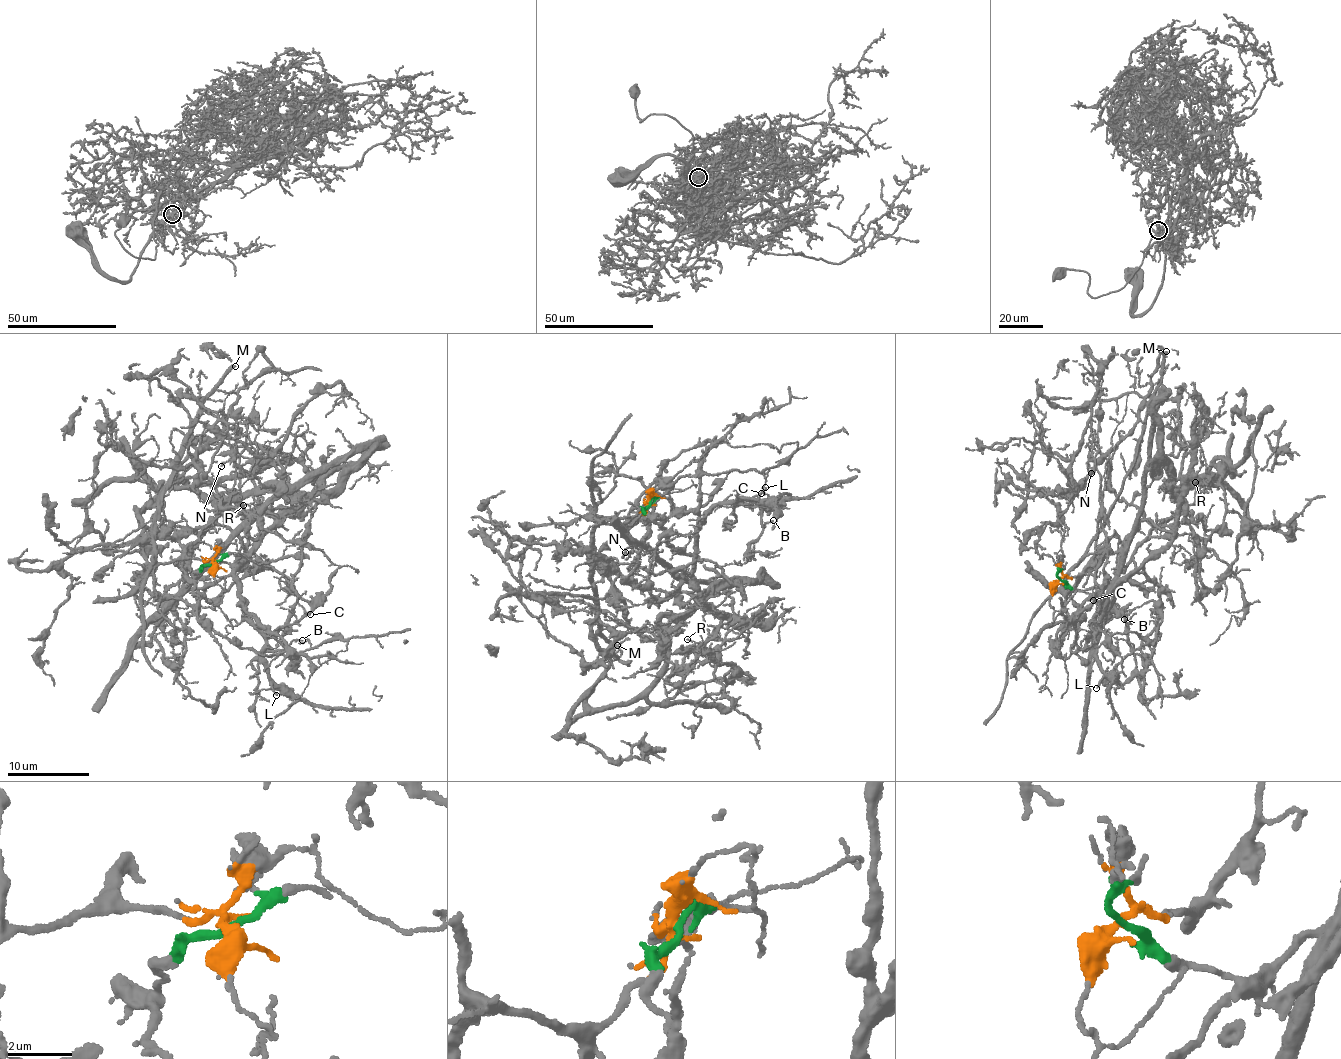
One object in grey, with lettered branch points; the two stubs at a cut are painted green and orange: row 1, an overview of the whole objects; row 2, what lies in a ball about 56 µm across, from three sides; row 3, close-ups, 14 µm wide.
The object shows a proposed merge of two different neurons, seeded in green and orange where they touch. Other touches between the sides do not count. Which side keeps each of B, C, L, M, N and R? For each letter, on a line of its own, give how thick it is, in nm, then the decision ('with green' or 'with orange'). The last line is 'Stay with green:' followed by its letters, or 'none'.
B: 130 nm thick; with green
C: 140 nm thick; with green
L: 150 nm thick; with green
M: 280 nm thick; with orange
N: 170 nm thick; with orange
R: 120 nm thick; with green
Stay with green: B, C, L, R

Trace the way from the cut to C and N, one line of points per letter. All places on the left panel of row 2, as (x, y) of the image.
C: (211, 562), (186, 578), (179, 541), (230, 526), (246, 618), (273, 637), (310, 610), (297, 598), (309, 614)
N: (212, 562), (194, 560), (186, 555), (188, 547), (228, 502), (239, 459), (235, 454), (221, 466)

